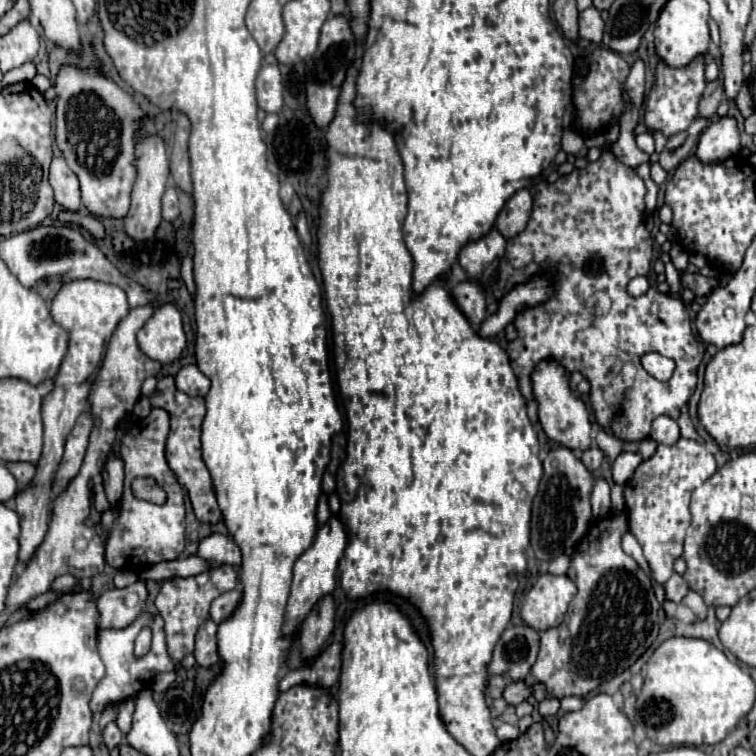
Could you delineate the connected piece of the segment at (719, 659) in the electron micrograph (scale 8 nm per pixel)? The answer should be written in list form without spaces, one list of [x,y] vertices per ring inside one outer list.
[[[673,636],[649,658],[645,684],[637,694],[635,720],[661,746],[703,746],[721,742],[753,708],[755,682],[709,640]]]

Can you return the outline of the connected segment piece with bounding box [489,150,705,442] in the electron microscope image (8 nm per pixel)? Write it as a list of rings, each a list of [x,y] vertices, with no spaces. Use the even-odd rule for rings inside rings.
[[[605,150],[597,162],[581,170],[575,168],[553,184],[537,182],[531,188],[531,218],[525,230],[507,240],[497,276],[489,286],[493,298],[501,300],[515,284],[535,274],[551,274],[551,298],[543,304],[519,310],[513,320],[521,336],[509,342],[507,352],[519,378],[521,394],[531,400],[531,372],[543,360],[557,360],[569,372],[579,370],[591,378],[595,388],[601,388],[591,390],[597,424],[609,428],[613,436],[623,442],[641,442],[647,438],[653,418],[661,414],[673,420],[679,418],[681,406],[687,404],[695,390],[697,366],[705,354],[705,344],[699,344],[697,338],[693,340],[691,320],[679,298],[657,290],[649,290],[641,298],[633,298],[625,292],[631,278],[647,274],[651,268],[653,238],[643,224],[645,192],[645,184],[635,170],[609,150]],[[649,352],[659,352],[675,360],[677,368],[671,380],[659,382],[643,370],[639,360]],[[629,358],[637,362],[635,388],[627,388],[623,398],[607,396],[603,388],[609,382],[607,376],[619,372]]]

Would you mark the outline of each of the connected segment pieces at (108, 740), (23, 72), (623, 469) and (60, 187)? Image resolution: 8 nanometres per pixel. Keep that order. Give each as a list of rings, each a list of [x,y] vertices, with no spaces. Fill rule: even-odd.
[[[109,722],[109,724],[107,724],[107,728],[105,728],[105,732],[103,732],[103,742],[105,742],[105,746],[107,746],[109,750],[113,750],[115,746],[119,746],[119,744],[123,742],[123,734],[121,734],[121,730],[117,728],[115,722]]]
[[[27,62],[25,66],[19,66],[17,70],[9,70],[9,74],[3,76],[1,84],[3,86],[9,86],[9,84],[17,84],[17,82],[29,82],[29,80],[35,78],[35,74],[37,74],[35,64],[33,62]]]
[[[621,452],[619,456],[617,456],[617,460],[613,462],[613,468],[611,468],[611,472],[613,472],[613,482],[615,484],[625,484],[631,476],[633,476],[633,472],[635,472],[635,468],[641,464],[641,456],[639,454],[635,454],[635,452]]]
[[[53,158],[51,170],[49,170],[49,184],[55,192],[55,202],[59,202],[65,210],[77,212],[81,206],[81,196],[79,196],[79,180],[75,172],[67,166],[65,158]]]

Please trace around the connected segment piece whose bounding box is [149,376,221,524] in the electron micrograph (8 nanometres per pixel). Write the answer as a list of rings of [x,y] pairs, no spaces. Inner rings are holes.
[[[165,376],[157,382],[157,388],[149,400],[151,400],[153,408],[163,408],[171,416],[171,432],[169,432],[167,448],[165,448],[167,464],[173,470],[173,474],[177,476],[179,484],[187,488],[189,502],[193,506],[197,520],[207,522],[207,524],[217,524],[221,520],[221,510],[219,510],[217,500],[215,500],[209,470],[205,468],[205,464],[201,460],[201,440],[199,440],[201,424],[205,418],[205,400],[201,396],[187,396],[187,394],[179,392],[175,388],[175,380],[171,376]]]

